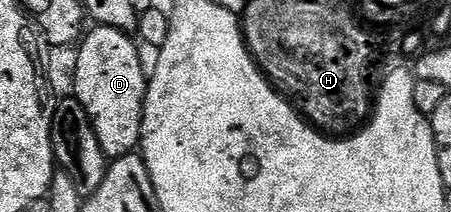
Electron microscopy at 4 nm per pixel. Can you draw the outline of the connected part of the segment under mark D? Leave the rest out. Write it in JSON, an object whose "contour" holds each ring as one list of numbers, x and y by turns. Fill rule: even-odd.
{"contour":[[97,25,93,27,93,30,91,29,84,34,83,40,76,50,76,52,78,51,77,66,73,69,72,96,83,107,83,111,87,111,87,119,91,119,91,127,95,127,99,147,103,147,106,158,125,157,134,152,141,144,147,65,145,69,144,63,141,62,141,53,137,50,138,42,130,34,121,29,113,29,109,25]]}

